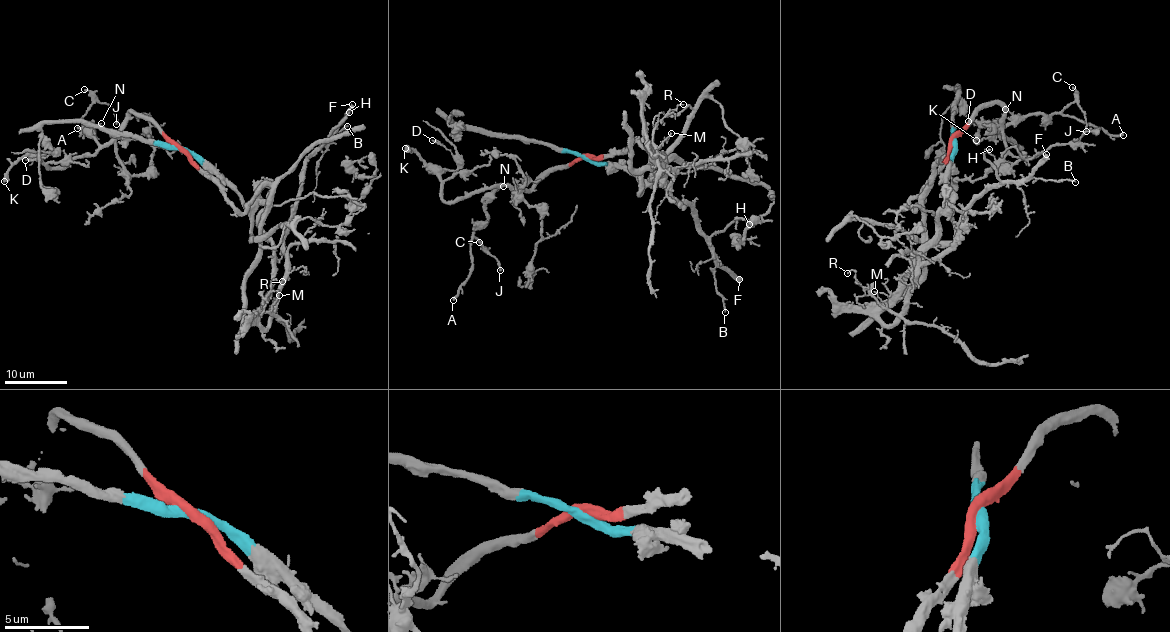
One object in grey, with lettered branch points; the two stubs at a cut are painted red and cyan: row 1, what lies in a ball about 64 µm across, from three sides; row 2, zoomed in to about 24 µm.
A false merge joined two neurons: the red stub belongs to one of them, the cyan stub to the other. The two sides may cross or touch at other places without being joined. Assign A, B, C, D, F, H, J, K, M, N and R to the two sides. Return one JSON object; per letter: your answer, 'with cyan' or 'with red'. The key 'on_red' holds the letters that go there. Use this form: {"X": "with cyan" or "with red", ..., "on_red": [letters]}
{"A": "with red", "B": "with cyan", "C": "with red", "D": "with red", "F": "with cyan", "H": "with cyan", "J": "with red", "K": "with red", "M": "with cyan", "N": "with red", "R": "with cyan", "on_red": ["A", "C", "D", "J", "K", "N"]}

